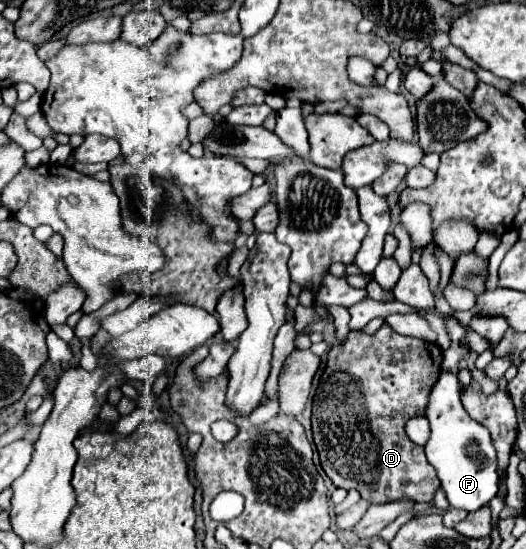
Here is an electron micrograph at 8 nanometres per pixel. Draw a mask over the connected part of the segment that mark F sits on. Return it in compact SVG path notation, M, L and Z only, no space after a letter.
M441 371L439 381L431 391L427 419L431 423L431 437L425 445L425 455L435 467L437 477L441 481L441 489L445 491L451 507L465 511L477 511L485 507L497 495L499 489L495 449L491 445L489 431L481 423L473 421L463 409L459 399L459 379L455 373Z

